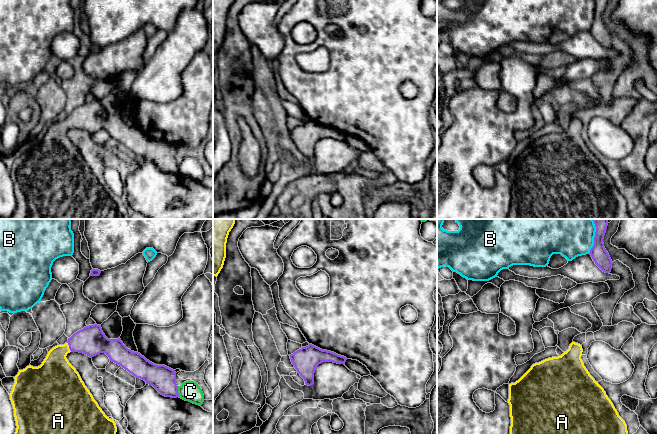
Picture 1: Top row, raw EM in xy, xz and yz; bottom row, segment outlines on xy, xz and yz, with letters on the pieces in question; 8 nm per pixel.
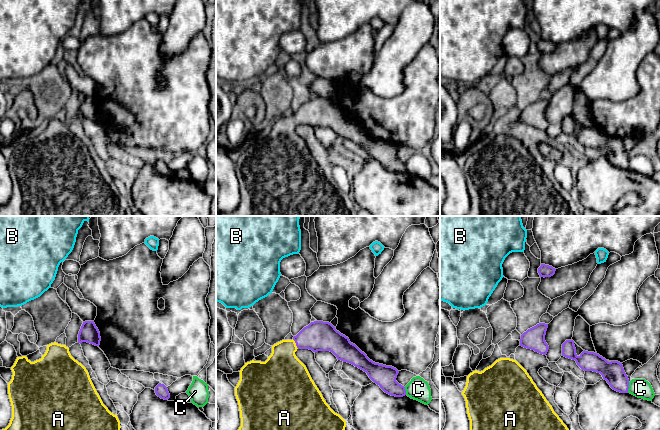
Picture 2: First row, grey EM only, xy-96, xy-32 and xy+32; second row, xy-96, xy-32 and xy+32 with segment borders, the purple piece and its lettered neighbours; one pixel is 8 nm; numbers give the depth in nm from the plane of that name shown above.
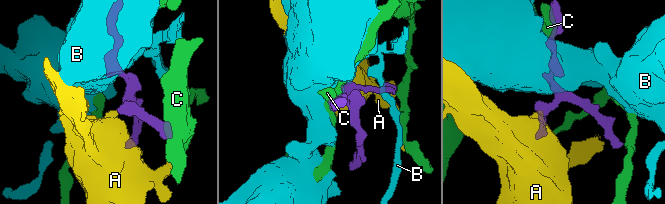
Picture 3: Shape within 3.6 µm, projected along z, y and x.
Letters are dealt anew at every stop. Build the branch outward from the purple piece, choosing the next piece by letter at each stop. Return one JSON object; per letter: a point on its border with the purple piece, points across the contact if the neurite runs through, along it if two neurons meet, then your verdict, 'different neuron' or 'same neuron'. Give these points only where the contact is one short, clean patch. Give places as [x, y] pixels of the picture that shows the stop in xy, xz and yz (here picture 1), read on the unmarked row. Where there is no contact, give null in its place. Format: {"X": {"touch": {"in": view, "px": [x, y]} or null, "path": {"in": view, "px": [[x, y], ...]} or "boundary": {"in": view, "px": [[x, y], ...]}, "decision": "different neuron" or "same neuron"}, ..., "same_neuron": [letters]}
{"A": {"touch": {"in": "xy", "px": [69, 123]}, "path": {"in": "xy", "px": [[91, 117], [80, 117], [69, 123], [56, 135], [56, 151]]}, "decision": "same neuron"}, "B": {"touch": {"in": "yz", "px": [594, 15]}, "decision": "different neuron"}, "C": {"touch": {"in": "xy", "px": [177, 167]}, "decision": "different neuron"}, "same_neuron": ["A"]}

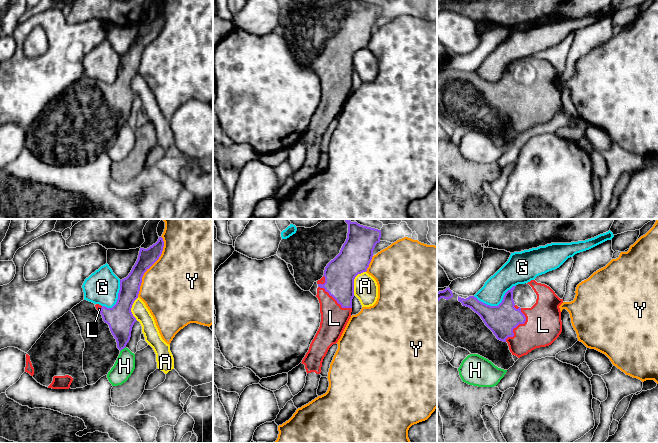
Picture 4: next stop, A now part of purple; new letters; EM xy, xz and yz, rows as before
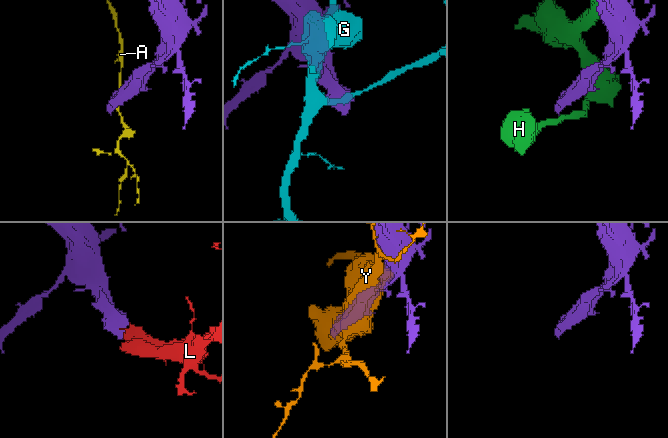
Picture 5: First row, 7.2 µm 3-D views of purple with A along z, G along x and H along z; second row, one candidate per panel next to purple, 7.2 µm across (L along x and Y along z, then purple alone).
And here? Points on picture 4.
{"A": {"touch": {"in": "xz", "px": [353, 57]}, "decision": "different neuron"}, "G": {"touch": {"in": "yz", "px": [496, 82]}, "decision": "different neuron"}, "H": {"touch": {"in": "xy", "px": [122, 124]}, "decision": "different neuron"}, "L": {"touch": {"in": "yz", "px": [521, 99]}, "decision": "same neuron"}, "Y": {"touch": {"in": "xy", "px": [151, 41]}, "decision": "different neuron"}, "same_neuron": ["L"]}

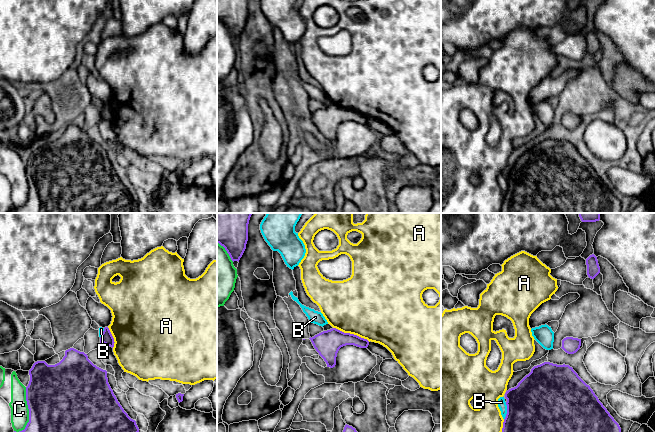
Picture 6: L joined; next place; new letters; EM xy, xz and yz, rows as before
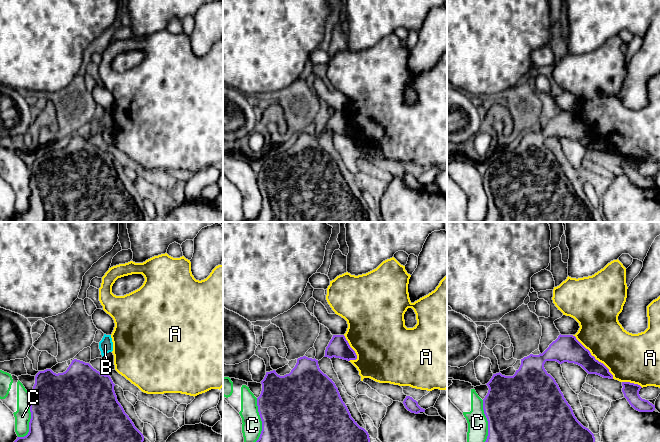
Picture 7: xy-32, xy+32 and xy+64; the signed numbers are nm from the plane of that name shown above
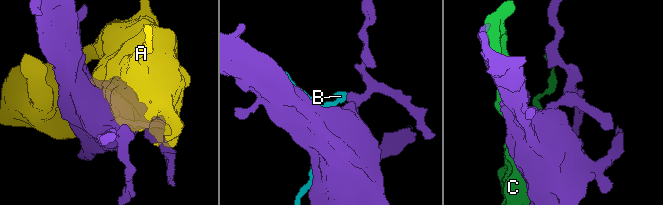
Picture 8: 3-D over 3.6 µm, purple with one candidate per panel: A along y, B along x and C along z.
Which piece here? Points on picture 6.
{"A": {"touch": {"in": "xz", "px": [351, 110]}, "decision": "different neuron"}, "B": {"touch": {"in": "yz", "px": [507, 187]}, "decision": "different neuron"}, "C": {"touch": {"in": "xy", "px": [29, 188]}, "decision": "different neuron"}, "same_neuron": []}

